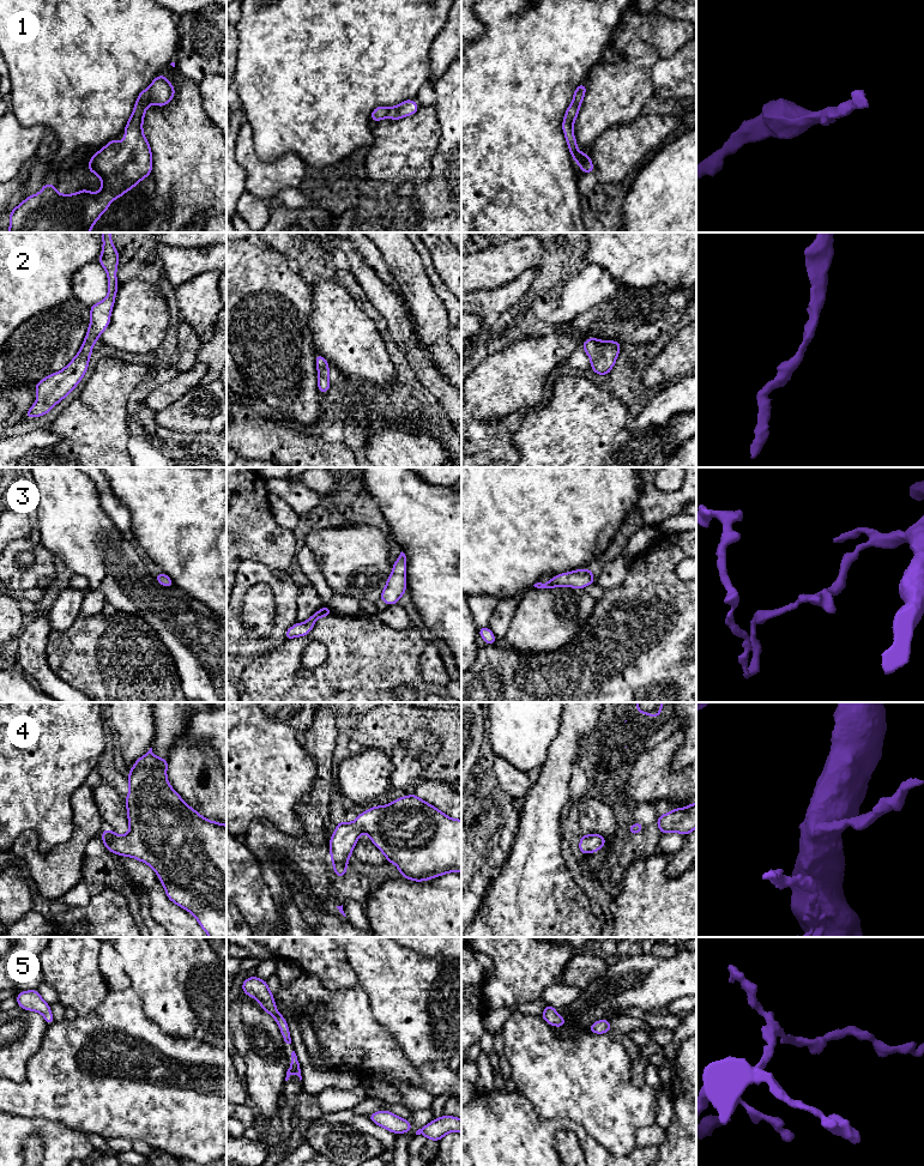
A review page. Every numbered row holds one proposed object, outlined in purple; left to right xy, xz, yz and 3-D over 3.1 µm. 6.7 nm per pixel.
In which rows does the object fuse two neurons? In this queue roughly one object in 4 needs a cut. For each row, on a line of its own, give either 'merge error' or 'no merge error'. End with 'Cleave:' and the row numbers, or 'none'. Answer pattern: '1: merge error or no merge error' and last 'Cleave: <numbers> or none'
1: no merge error
2: no merge error
3: no merge error
4: no merge error
5: no merge error
Cleave: none

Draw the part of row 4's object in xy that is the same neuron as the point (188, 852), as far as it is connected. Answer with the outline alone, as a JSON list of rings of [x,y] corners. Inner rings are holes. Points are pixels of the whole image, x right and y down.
[[[152,748],[135,761],[128,774],[129,792],[125,799],[129,832],[120,836],[105,828],[101,838],[108,851],[150,865],[158,875],[168,899],[191,912],[210,937],[227,937],[227,824],[206,820],[188,806],[169,785],[167,767],[168,759],[156,757]]]

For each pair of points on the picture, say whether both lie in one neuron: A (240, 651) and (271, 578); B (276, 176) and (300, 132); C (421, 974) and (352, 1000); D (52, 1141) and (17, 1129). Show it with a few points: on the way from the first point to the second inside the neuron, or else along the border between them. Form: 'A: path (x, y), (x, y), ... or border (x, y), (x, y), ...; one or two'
A: path (264, 647), (278, 635), (283, 622), (283, 602); one
B: border (263, 159), (271, 161), (295, 152), (306, 163); two
C: border (357, 984), (367, 995), (372, 1014), (376, 1020); two
D: path (44, 1133), (40, 1128), (25, 1128); one

